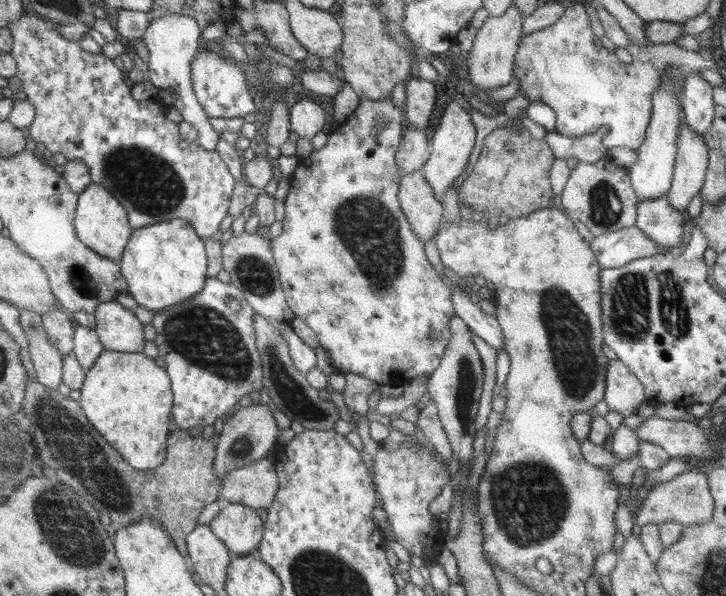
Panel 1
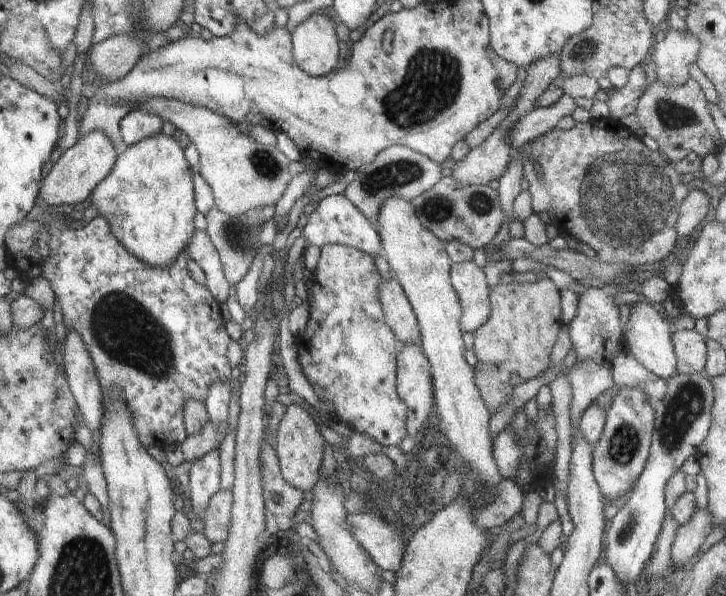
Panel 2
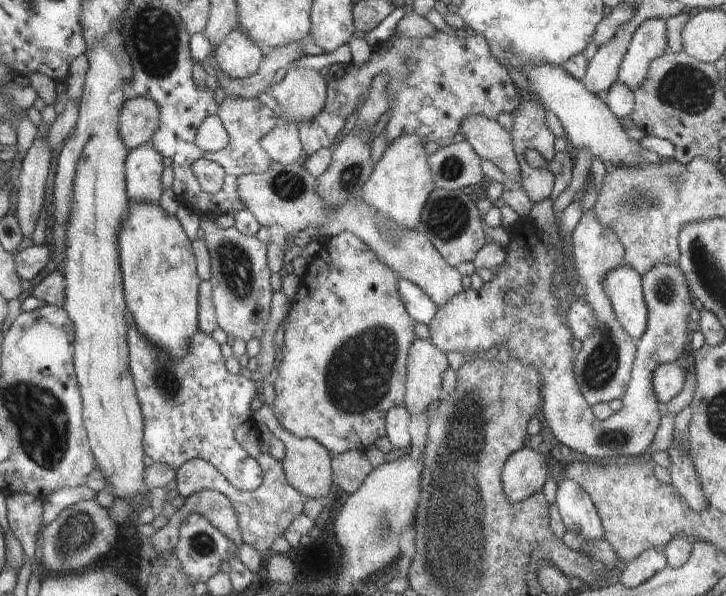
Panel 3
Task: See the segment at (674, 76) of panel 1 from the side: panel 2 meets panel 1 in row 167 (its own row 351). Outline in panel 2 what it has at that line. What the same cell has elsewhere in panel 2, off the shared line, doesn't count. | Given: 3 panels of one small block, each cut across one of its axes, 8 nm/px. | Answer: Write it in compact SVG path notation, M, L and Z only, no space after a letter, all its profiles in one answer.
M642 300L630 305L630 316L628 316L628 324L626 324L626 330L623 333L632 356L646 370L664 379L669 379L677 374L677 358L673 349L668 321L649 301Z

